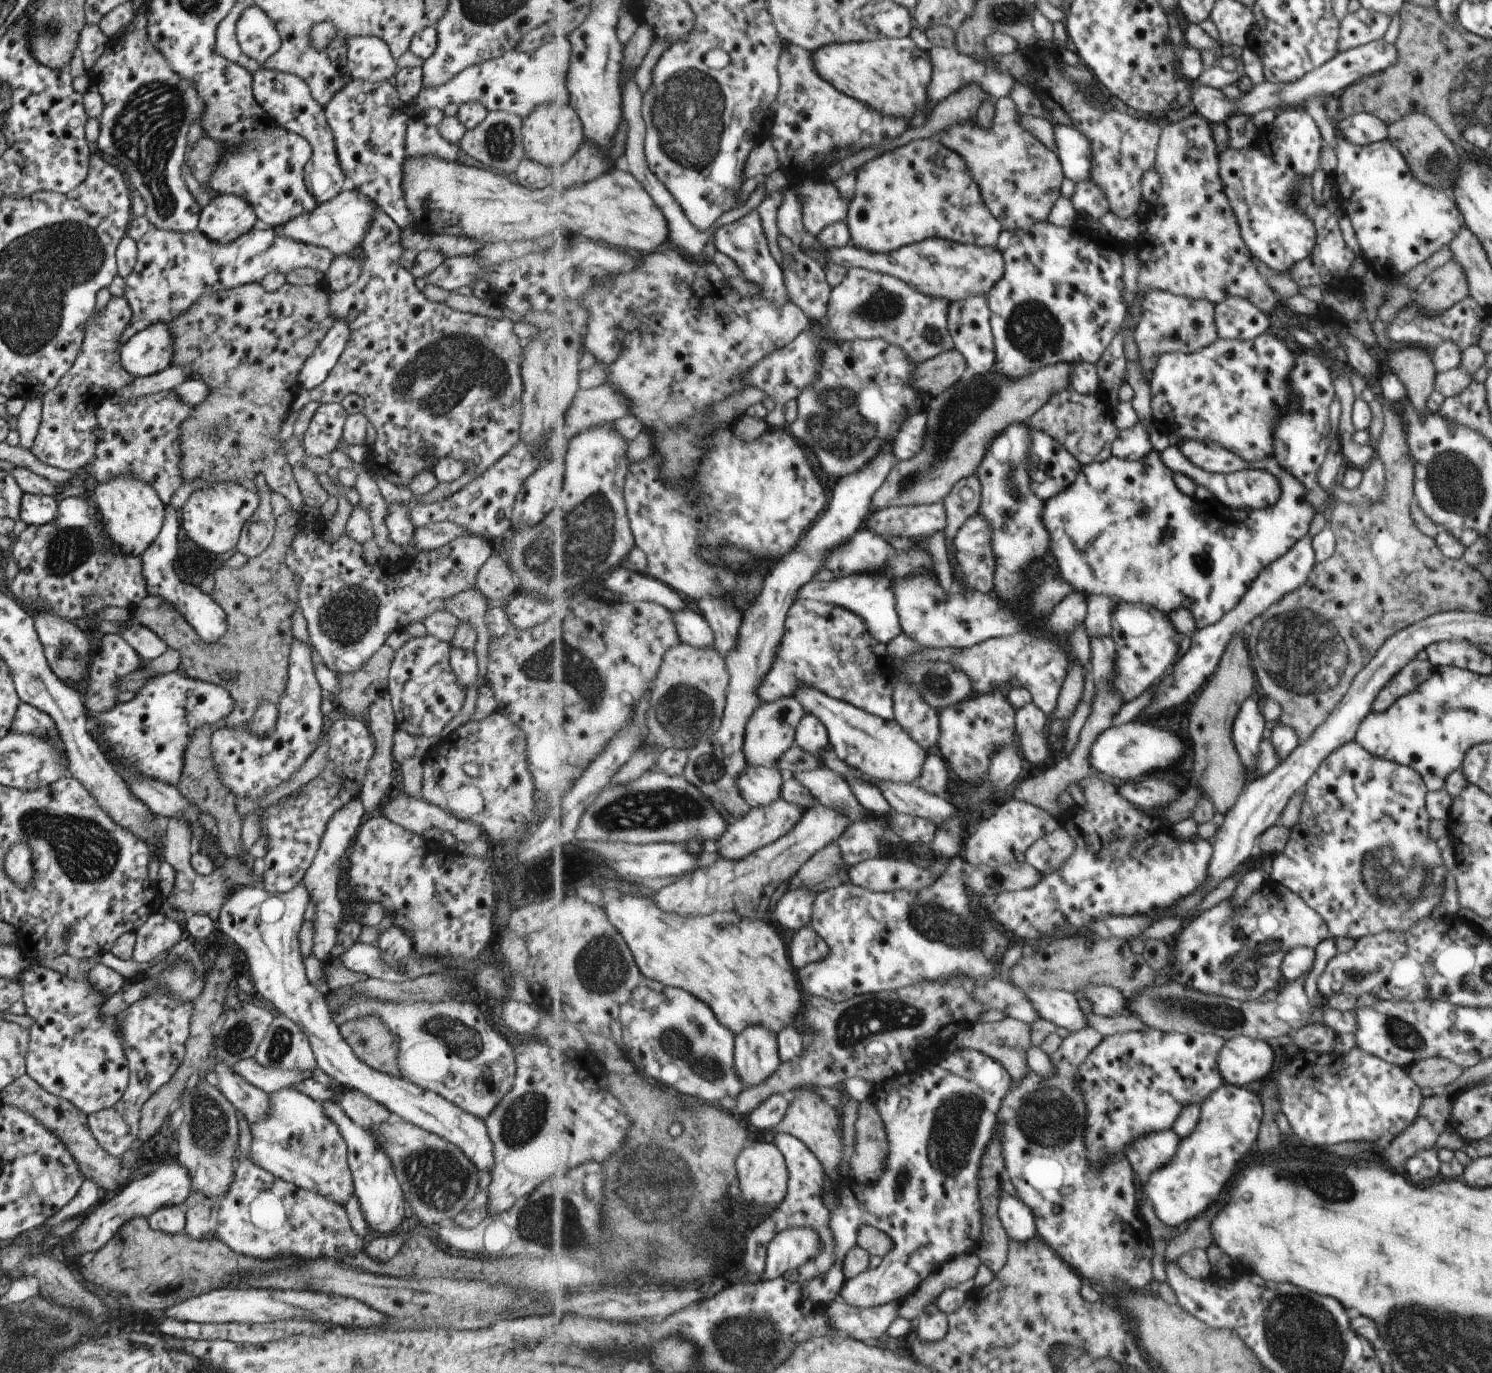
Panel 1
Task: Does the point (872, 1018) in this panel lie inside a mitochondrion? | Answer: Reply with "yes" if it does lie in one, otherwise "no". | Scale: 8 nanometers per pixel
yes

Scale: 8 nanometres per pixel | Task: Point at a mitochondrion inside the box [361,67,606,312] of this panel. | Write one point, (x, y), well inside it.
(500, 142)

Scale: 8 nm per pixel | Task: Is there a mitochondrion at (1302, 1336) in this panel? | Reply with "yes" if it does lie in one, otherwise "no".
yes

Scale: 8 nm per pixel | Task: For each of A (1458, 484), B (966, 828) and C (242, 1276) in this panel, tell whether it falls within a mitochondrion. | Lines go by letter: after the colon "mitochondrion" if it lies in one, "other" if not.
A: mitochondrion
B: other
C: other

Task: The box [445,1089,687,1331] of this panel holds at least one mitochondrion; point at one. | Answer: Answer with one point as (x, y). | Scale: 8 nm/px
(548, 1221)

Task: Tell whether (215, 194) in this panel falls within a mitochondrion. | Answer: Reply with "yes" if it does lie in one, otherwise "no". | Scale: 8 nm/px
no

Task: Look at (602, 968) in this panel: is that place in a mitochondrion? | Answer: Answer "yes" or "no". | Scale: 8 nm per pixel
yes

